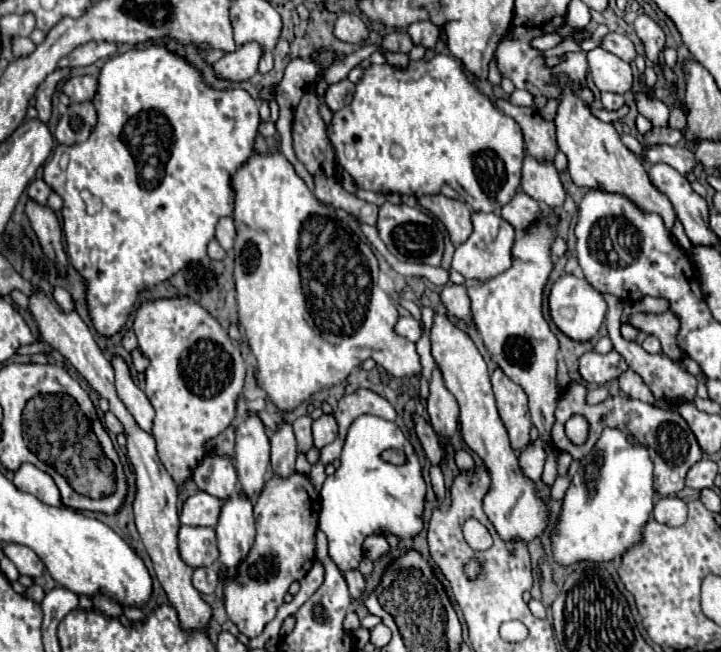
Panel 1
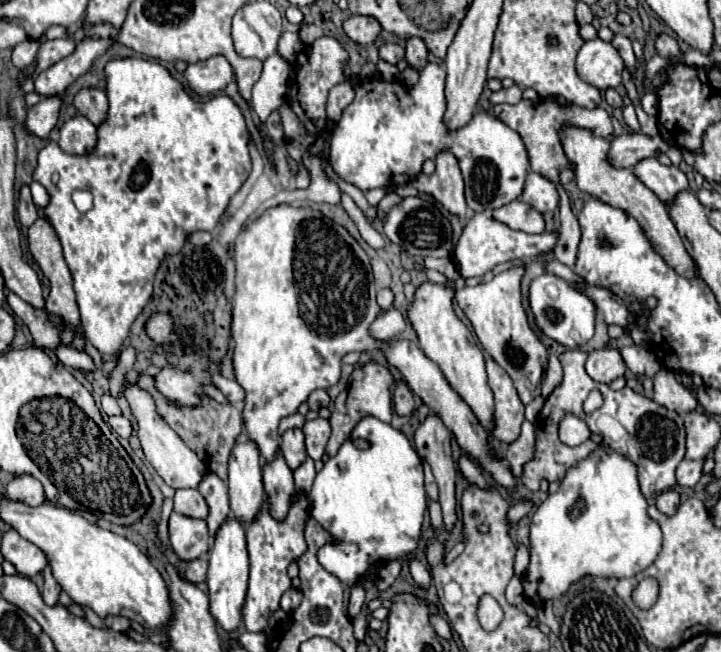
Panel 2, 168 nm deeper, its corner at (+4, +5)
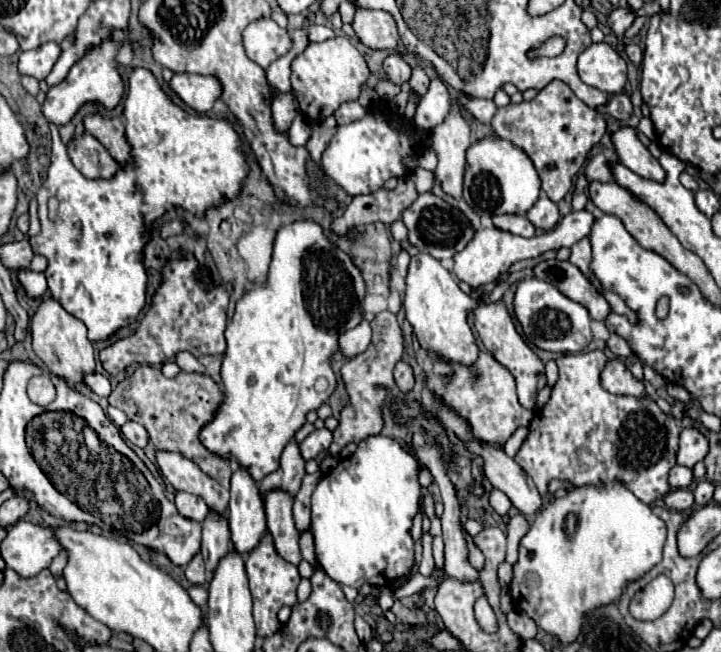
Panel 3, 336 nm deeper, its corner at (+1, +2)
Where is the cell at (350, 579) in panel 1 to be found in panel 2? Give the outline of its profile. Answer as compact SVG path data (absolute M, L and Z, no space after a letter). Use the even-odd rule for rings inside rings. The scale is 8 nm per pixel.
M356 584L356 586L352 586L352 592L350 592L350 606L348 606L348 614L350 614L352 620L360 614L362 604L364 604L364 588Z

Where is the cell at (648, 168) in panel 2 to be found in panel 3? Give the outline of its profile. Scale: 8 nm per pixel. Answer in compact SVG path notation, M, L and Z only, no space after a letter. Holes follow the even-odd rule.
M621 127L617 133L613 133L613 145L619 155L619 161L637 173L643 179L651 179L657 183L663 183L667 173L663 171L659 161L655 159L648 148L637 137L636 129Z

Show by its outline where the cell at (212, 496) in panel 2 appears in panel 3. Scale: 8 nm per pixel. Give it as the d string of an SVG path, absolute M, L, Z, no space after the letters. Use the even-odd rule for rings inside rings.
M211 509L207 519L203 521L203 543L201 543L201 555L207 571L213 571L219 559L229 551L231 547L229 541L231 541L231 533L225 515Z

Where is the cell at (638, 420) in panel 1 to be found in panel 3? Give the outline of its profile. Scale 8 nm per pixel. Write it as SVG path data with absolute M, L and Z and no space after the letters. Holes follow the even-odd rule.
M603 351L561 355L557 359L559 379L551 391L551 399L543 409L535 413L529 427L529 437L525 439L521 451L515 455L515 461L533 479L541 495L547 493L551 479L569 481L571 485L601 485L609 481L621 481L643 503L653 503L659 497L667 495L671 489L667 477L671 467L677 465L681 427L677 425L675 417L663 413L651 397L607 393L599 383L601 365L605 363L607 357Z

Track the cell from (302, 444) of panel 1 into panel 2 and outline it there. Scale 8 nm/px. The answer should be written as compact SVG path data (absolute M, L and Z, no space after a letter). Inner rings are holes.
M294 428L282 434L280 442L280 452L288 464L290 470L296 470L308 456L306 456L306 446L304 446L304 434L302 430Z

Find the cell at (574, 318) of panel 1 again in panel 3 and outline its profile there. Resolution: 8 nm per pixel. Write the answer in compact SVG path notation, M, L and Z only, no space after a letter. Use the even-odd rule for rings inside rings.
M535 277L519 281L515 293L515 315L523 325L525 337L539 349L579 353L591 343L591 317L587 309L559 293L559 289L547 281L539 281Z

